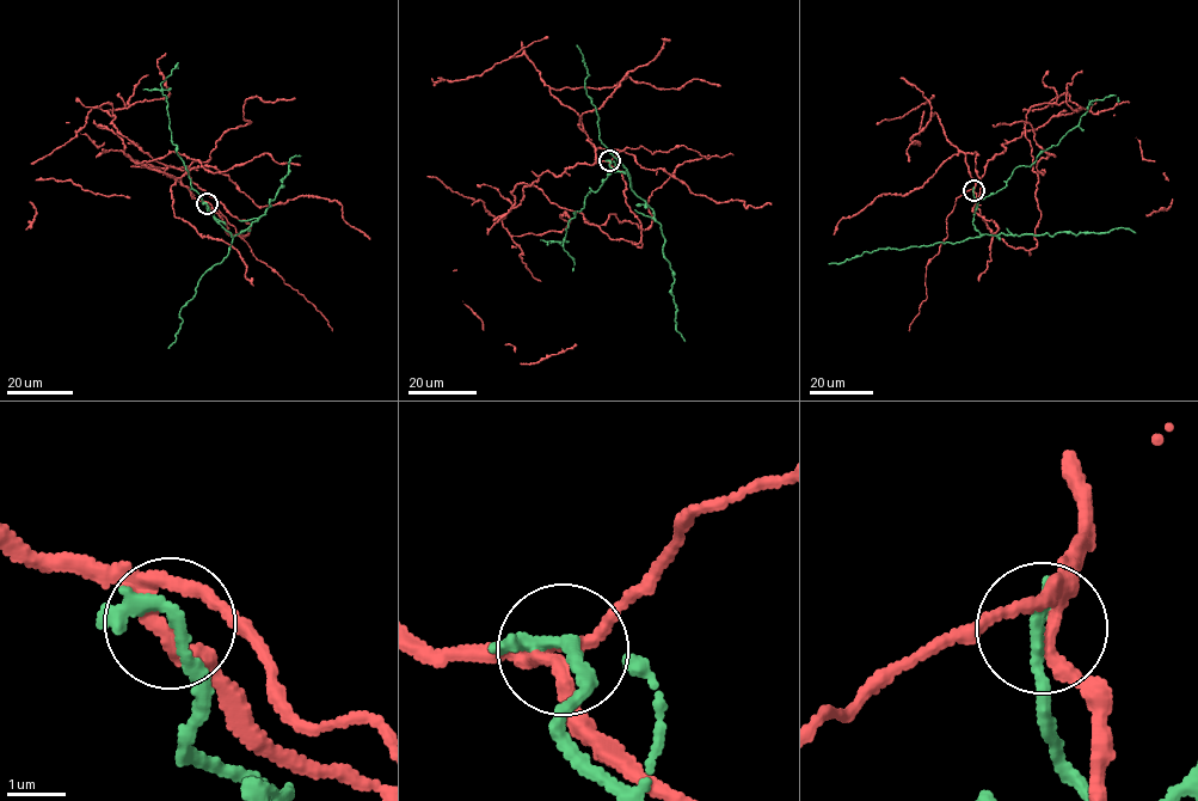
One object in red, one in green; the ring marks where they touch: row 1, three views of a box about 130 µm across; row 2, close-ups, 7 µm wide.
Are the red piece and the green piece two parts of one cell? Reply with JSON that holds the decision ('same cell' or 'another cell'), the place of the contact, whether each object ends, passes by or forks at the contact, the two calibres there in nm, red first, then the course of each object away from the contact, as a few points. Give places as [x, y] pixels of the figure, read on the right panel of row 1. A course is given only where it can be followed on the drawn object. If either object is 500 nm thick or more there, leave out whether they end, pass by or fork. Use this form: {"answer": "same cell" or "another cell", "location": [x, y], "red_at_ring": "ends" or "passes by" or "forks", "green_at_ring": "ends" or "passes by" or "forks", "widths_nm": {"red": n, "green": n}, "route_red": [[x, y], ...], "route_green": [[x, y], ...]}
{"answer": "another cell", "location": [974, 190], "red_at_ring": "forks", "green_at_ring": "passes by", "widths_nm": {"red": 220, "green": 200}, "route_red": [[974, 189], [993, 233], [1034, 248], [1026, 114], [1044, 103], [1081, 110], [1066, 102], [1081, 69]], "route_green": [[972, 190], [977, 205], [972, 224], [978, 237], [952, 244], [939, 242], [901, 250], [879, 249], [829, 263]]}

